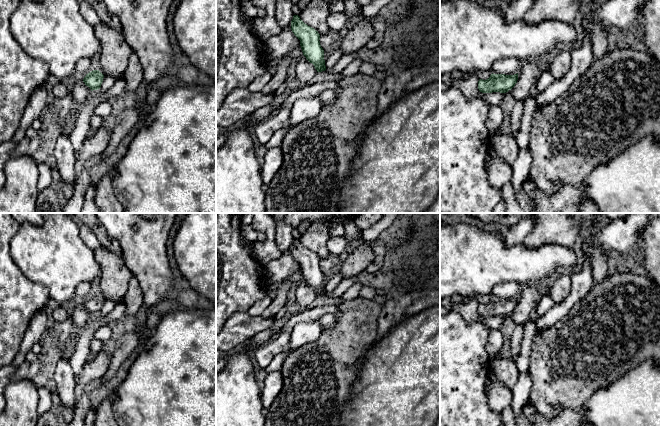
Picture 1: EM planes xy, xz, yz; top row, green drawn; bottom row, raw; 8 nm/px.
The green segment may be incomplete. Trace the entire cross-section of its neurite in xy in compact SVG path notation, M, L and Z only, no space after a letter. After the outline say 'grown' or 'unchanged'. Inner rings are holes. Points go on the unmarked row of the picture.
M93 294L86 298L83 306L88 310L91 315L98 314L103 306L104 299L99 294Z | unchanged

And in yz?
M518 297L514 299L491 298L486 304L479 303L478 313L482 317L500 316L506 317L511 314L518 304Z | unchanged

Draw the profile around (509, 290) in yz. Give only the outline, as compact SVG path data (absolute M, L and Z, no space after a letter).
M504 282L493 287L493 298L514 299L519 297L522 292L522 286L516 282Z

